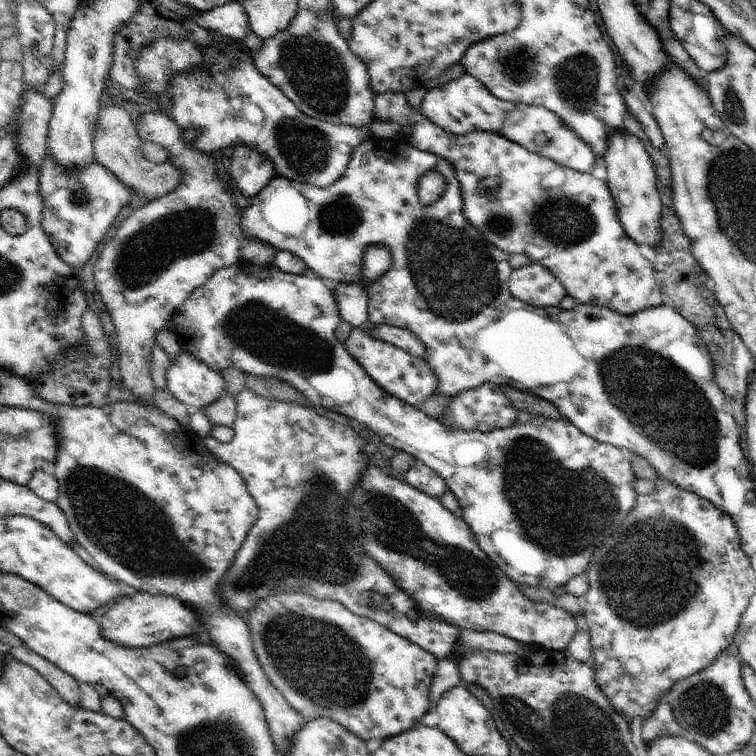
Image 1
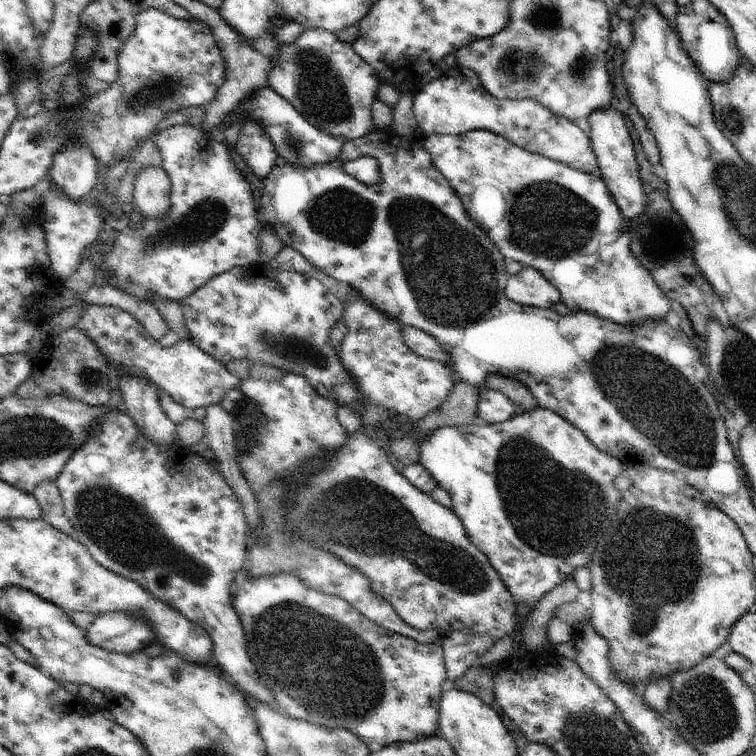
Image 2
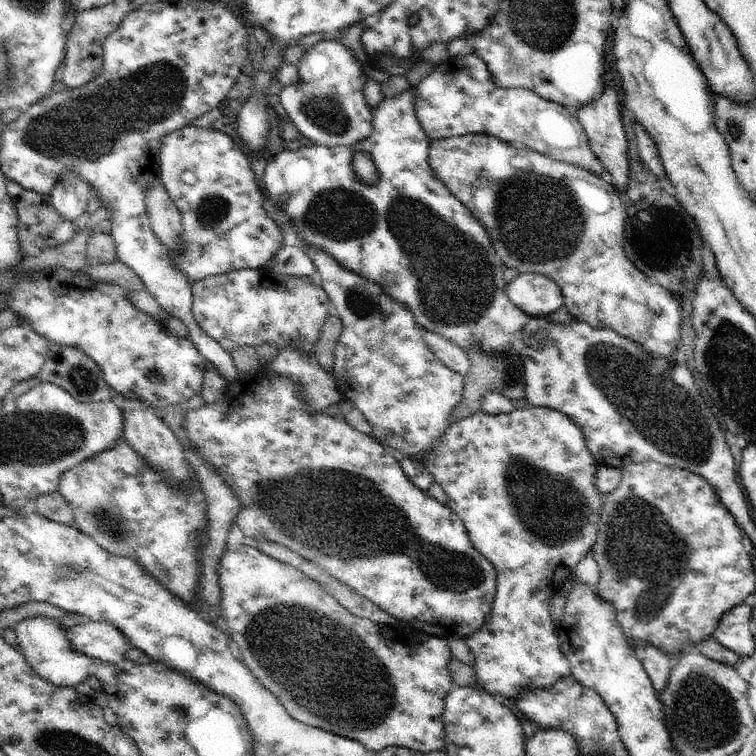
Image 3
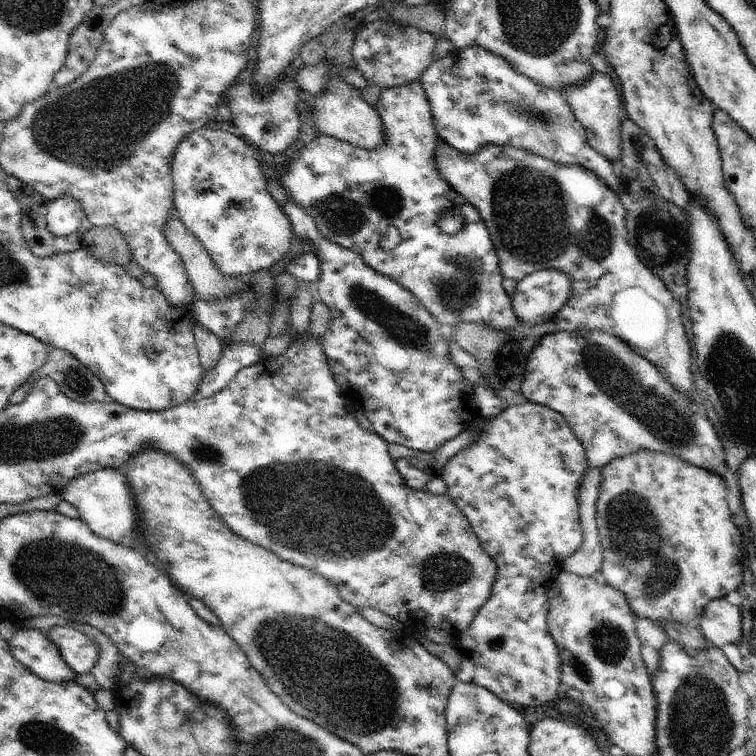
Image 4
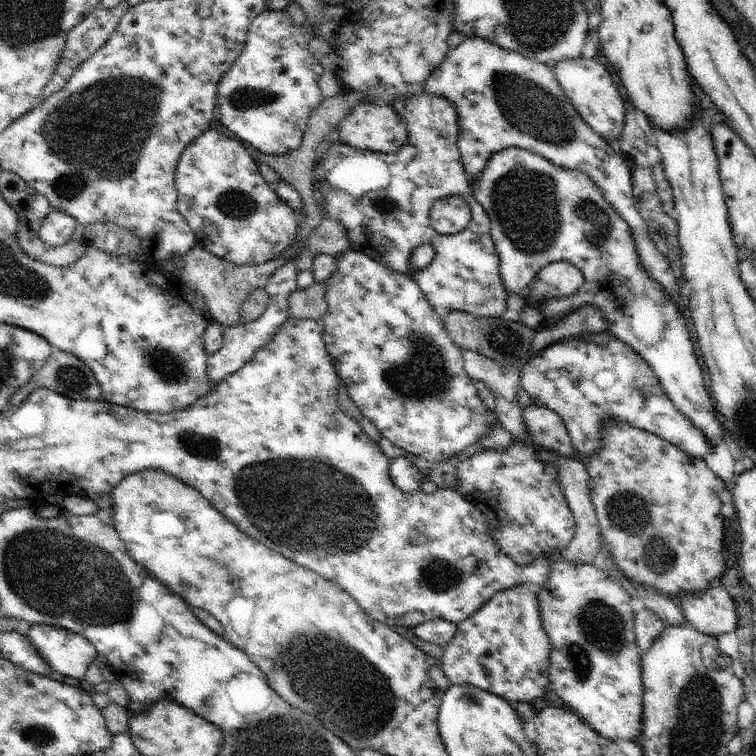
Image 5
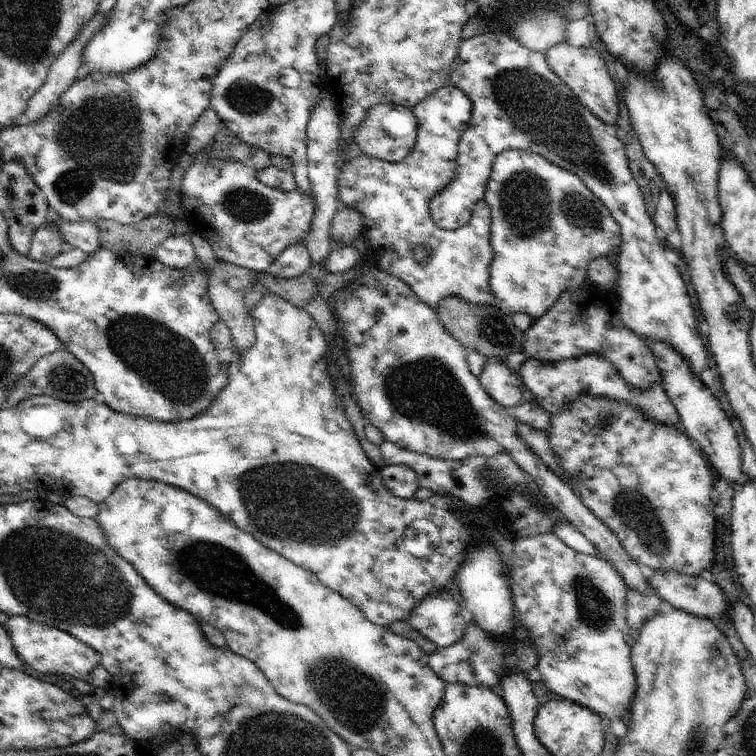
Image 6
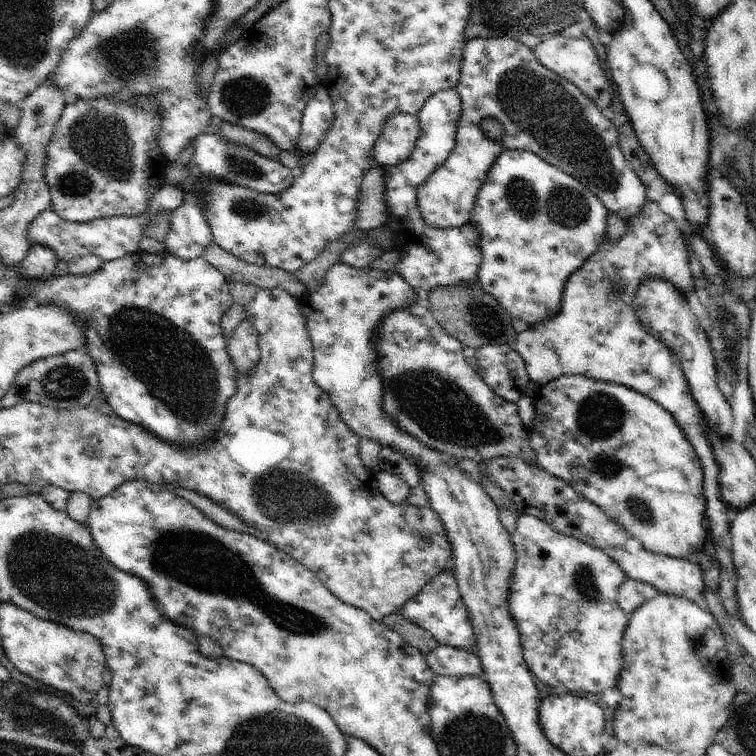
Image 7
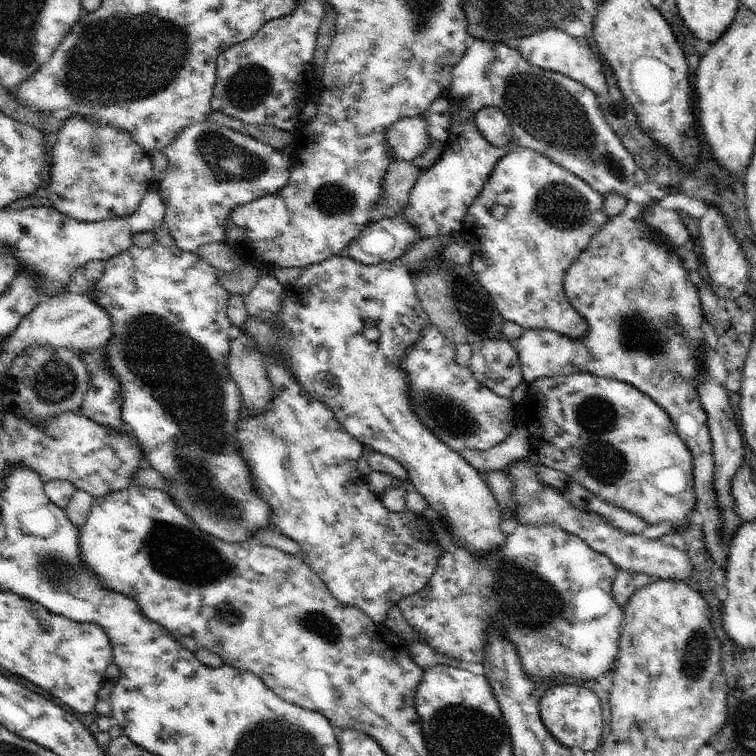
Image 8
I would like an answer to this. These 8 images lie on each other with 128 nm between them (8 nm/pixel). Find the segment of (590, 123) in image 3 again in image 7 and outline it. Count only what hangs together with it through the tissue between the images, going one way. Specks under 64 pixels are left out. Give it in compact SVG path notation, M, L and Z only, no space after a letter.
M552 33L541 44L533 48L533 50L536 58L540 60L540 64L543 64L558 76L565 78L568 82L575 84L580 88L580 92L589 96L589 99L602 112L610 106L613 92L612 83L610 78L606 77L606 71L602 69L602 62L600 62L598 52L594 49L589 38L574 40L574 38L566 38L566 36Z

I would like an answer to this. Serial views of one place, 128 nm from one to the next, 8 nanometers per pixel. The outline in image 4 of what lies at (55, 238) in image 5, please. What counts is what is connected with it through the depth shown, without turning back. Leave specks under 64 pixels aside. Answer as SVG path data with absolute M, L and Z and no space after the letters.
M66 194L49 201L46 224L54 236L71 238L74 232L79 232L84 216L82 206L72 196Z

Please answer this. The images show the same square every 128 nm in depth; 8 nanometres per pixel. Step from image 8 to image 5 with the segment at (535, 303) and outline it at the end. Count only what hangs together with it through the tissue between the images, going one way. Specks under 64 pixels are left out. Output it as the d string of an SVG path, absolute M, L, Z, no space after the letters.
M508 147L492 154L490 160L484 164L484 172L480 172L480 176L476 176L474 180L468 179L468 184L474 198L484 207L484 212L490 219L490 236L498 253L500 276L507 294L520 294L520 298L526 301L530 296L528 286L536 280L542 268L562 261L576 266L584 276L580 290L560 300L552 298L542 302L540 314L547 320L563 319L588 304L598 309L608 322L609 332L628 344L652 366L668 398L696 428L704 432L712 447L723 442L722 426L716 420L717 410L710 392L704 386L702 368L694 354L679 306L674 304L672 296L666 294L660 284L656 284L640 266L628 222L620 218L612 204L608 204L590 176L581 170L560 168L528 150Z

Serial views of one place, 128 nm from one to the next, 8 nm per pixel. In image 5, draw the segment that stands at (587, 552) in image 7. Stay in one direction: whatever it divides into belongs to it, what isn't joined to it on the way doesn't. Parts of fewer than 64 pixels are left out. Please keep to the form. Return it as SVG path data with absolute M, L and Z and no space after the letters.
M550 550L545 556L552 562L552 572L548 582L539 588L538 600L540 600L540 616L542 618L542 626L548 634L552 650L550 651L550 668L548 668L548 678L550 678L551 690L554 690L564 701L567 708L575 711L584 721L586 721L599 735L615 742L616 740L628 740L628 742L636 742L644 724L644 682L642 680L642 653L638 648L637 636L634 630L634 608L632 608L632 597L628 592L616 582L612 582L602 570L595 568L593 564L574 564L562 558L562 554L558 550Z

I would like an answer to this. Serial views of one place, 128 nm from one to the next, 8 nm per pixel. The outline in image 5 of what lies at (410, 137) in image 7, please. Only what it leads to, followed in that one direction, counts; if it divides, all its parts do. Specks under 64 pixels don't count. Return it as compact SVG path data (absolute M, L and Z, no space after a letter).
M359 103L346 118L342 118L340 126L336 128L338 140L350 146L365 150L393 154L400 152L400 148L408 142L407 124L389 104Z

